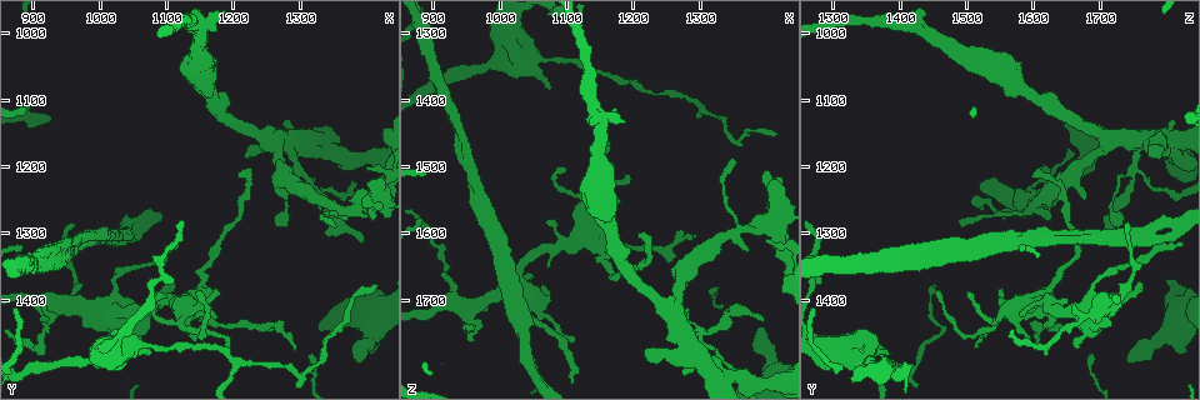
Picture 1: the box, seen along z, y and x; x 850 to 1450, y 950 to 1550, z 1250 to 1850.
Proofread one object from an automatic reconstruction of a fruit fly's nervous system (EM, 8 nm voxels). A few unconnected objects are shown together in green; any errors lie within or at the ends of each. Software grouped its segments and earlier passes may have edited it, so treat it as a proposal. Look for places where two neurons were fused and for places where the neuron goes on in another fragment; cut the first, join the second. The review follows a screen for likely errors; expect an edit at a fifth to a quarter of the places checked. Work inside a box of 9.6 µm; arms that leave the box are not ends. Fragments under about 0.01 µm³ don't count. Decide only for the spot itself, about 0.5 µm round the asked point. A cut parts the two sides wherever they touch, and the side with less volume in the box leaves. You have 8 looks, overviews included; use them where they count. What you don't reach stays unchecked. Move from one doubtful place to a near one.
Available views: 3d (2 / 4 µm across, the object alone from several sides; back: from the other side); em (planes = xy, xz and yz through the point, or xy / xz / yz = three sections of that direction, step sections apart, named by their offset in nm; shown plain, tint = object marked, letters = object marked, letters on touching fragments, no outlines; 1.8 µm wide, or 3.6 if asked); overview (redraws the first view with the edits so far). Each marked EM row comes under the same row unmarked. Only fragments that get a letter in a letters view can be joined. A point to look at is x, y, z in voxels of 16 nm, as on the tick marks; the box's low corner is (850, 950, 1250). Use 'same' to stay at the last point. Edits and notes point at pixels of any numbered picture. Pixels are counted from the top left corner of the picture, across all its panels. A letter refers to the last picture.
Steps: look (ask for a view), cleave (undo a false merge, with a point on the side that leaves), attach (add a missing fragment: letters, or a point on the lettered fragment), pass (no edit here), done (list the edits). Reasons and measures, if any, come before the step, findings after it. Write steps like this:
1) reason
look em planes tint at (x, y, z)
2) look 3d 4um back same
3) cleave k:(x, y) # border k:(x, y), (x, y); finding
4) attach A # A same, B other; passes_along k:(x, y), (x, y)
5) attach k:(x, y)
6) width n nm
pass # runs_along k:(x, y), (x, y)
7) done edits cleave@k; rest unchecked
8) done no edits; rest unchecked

tapers out
look 3d 2um at (1205, 1220, 1600)

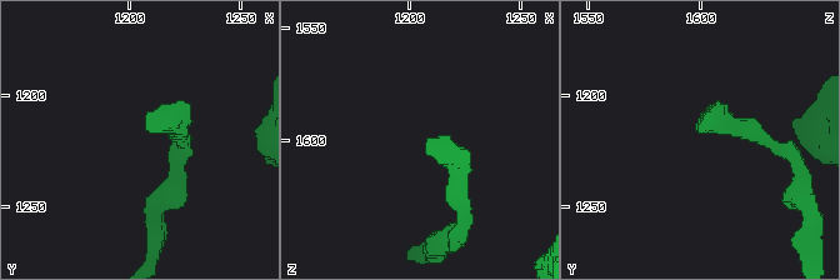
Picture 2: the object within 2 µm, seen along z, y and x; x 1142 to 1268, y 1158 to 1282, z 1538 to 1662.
look em 3.6um planes letters at (1208, 1215, 1603)

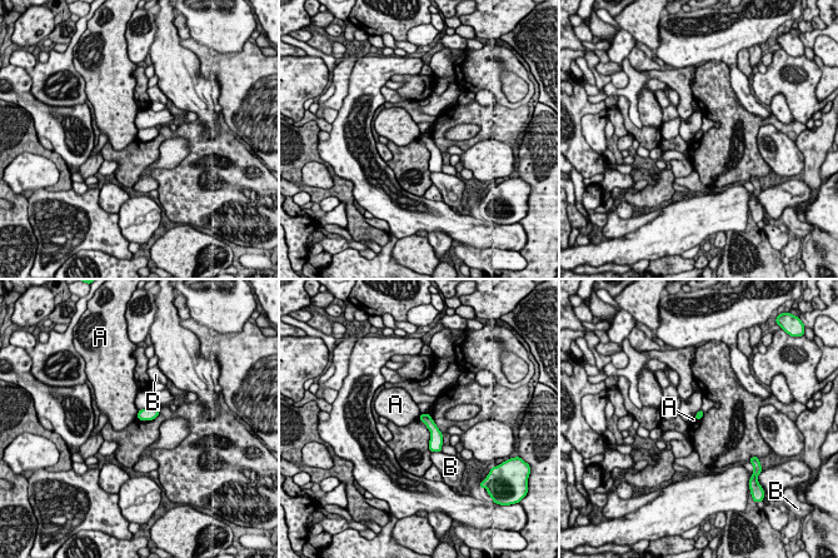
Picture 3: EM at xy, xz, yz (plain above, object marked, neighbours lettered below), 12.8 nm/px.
pass # A other, B other; runs_along 3:(423, 417), (435, 433), (438, 448); none of them fits

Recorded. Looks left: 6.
sudden change in width
look em planes tint at (935, 1410, 1700)

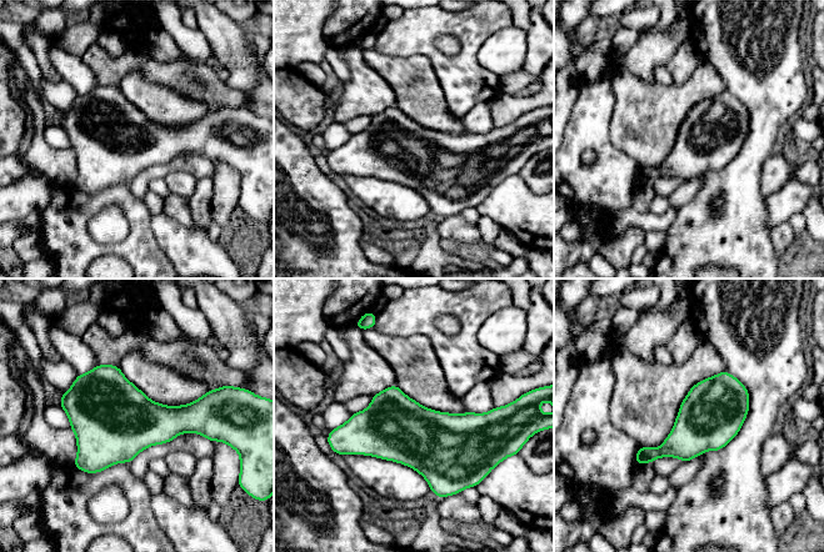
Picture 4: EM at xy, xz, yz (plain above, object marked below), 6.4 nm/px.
look em planes letters same

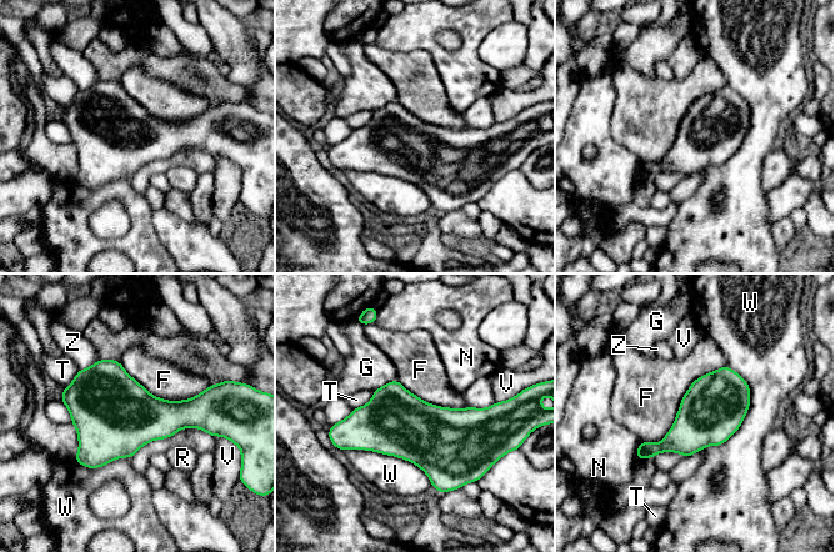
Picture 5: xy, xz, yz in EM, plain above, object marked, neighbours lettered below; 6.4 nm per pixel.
pass # F other, G other, N other, R other, T other, V other, W other, Z other; continuous, no second neuron

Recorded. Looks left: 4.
branch stops here
look 3d 4um at (1295, 1470, 1605)

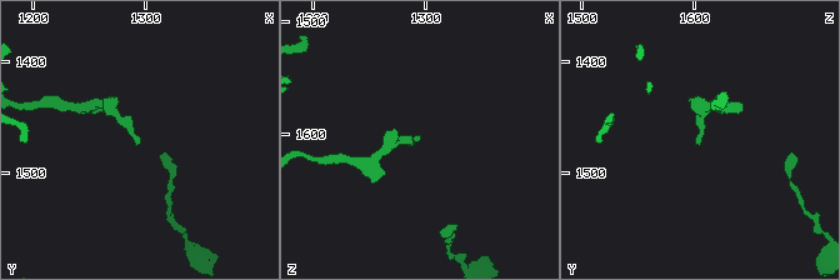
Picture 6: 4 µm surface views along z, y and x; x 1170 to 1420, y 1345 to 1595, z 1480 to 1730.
look em xy step 16 letters at (1294, 1476, 1604)

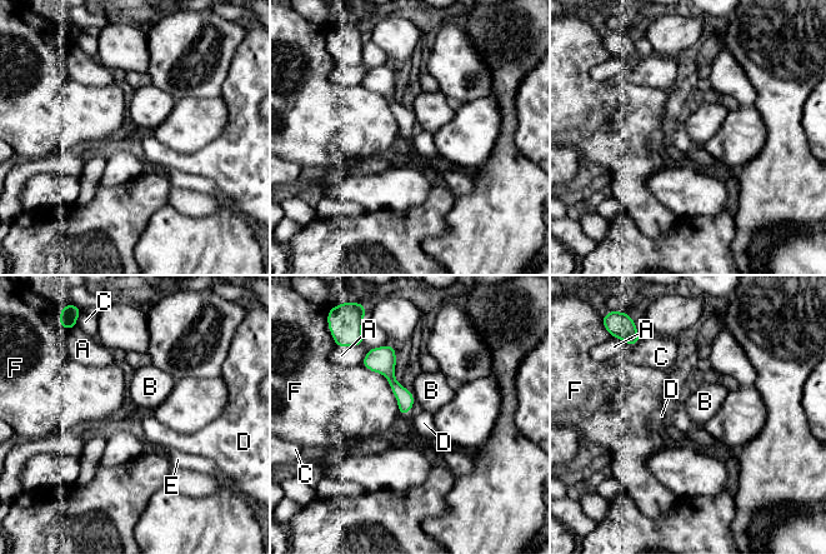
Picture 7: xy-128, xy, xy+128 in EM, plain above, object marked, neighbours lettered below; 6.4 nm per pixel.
another direction
look em planes letters same

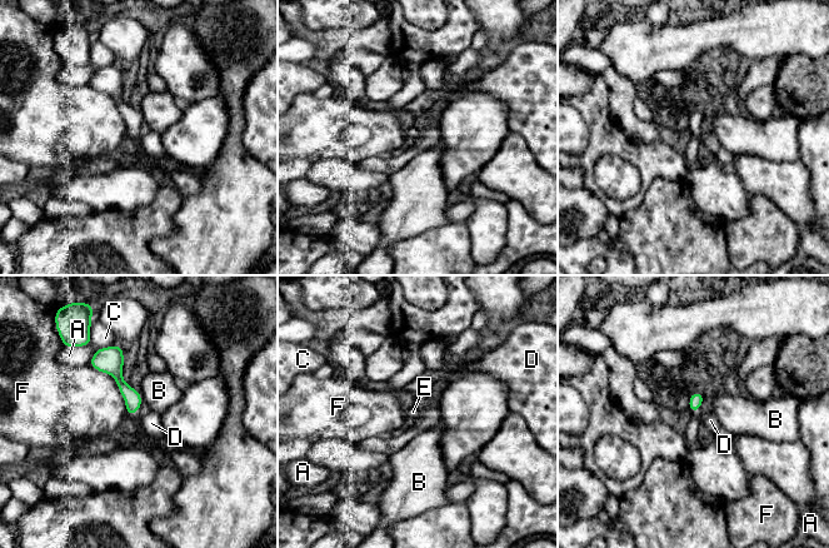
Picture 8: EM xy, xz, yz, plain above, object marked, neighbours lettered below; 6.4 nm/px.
attach E # A other, B other, C other, D other, E same, F other; passes_along 8:(133, 398), (131, 413), (145, 441); it goes on there

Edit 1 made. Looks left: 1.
done edits attach@8; rest unchecked

